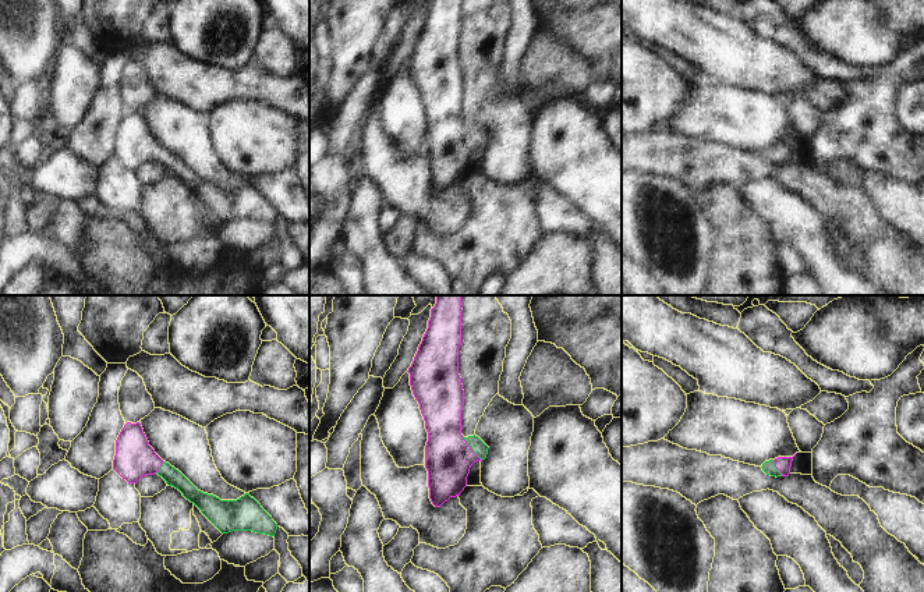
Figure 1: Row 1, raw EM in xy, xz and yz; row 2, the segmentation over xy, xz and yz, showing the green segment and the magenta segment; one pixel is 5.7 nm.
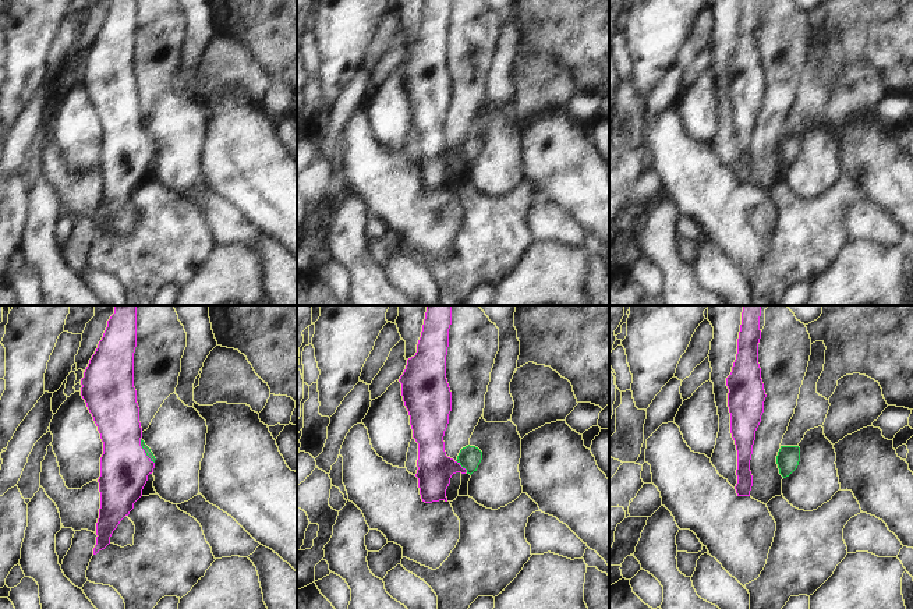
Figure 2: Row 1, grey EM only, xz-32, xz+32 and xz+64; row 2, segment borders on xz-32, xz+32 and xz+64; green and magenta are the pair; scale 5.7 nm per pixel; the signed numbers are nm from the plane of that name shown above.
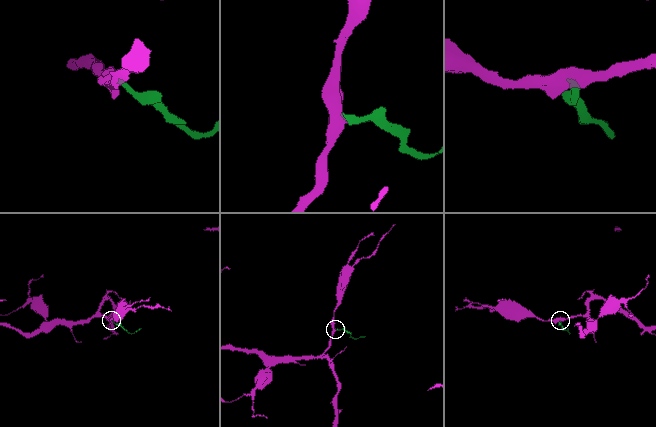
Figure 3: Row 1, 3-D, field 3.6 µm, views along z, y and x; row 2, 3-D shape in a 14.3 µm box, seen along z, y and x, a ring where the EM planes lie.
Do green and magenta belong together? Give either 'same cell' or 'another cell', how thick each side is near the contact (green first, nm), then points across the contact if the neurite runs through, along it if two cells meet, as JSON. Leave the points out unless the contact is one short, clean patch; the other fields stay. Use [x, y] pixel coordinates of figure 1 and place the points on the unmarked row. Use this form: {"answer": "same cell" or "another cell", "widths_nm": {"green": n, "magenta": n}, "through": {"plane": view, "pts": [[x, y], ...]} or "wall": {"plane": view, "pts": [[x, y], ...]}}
{"answer": "same cell", "widths_nm": {"green": 80, "magenta": 280}, "through": {"plane": "xz", "pts": [[474, 130], [471, 135], [448, 145]]}}

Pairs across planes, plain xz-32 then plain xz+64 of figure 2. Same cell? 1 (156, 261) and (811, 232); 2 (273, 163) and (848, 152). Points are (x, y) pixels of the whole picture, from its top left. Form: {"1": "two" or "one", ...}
{"1": "one", "2": "one"}

